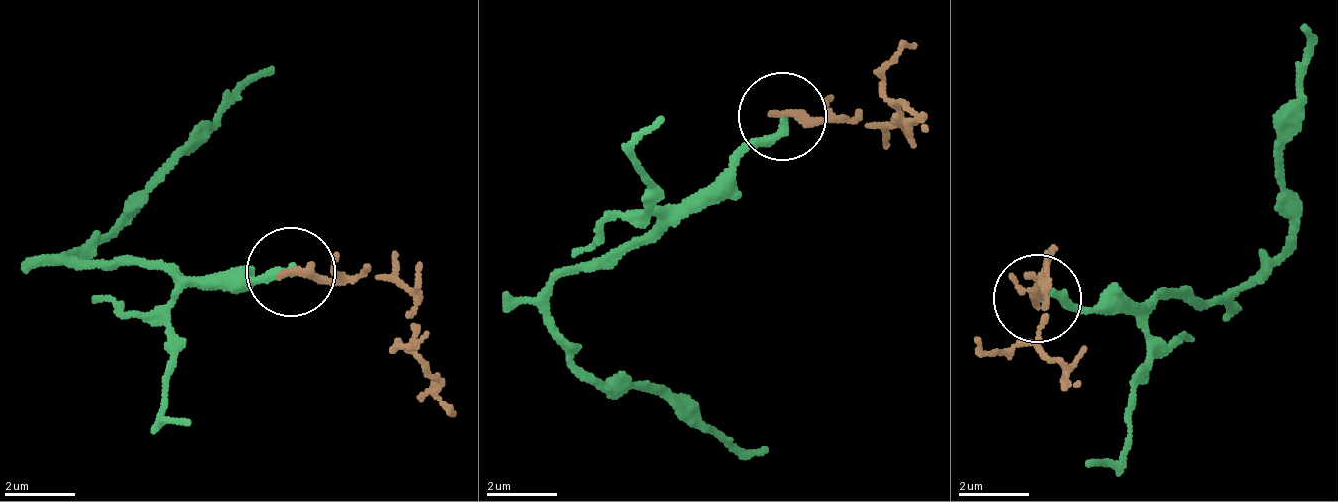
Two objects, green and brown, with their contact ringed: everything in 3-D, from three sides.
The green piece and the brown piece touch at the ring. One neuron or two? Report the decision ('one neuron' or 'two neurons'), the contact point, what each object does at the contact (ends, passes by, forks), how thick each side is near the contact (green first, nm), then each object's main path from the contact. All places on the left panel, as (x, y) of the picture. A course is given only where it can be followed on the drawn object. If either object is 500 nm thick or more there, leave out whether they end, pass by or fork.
two neurons; at (290, 271); green ends there; brown ends there; 240 nm thick on the green side, 280 nm on the other; green runs (293, 274), (187, 282), (163, 265), (86, 266), (64, 251), (66, 258), (105, 233), (193, 128), (274, 66); brown runs (293, 274), (390, 274), (418, 301), (417, 358), (455, 418)

